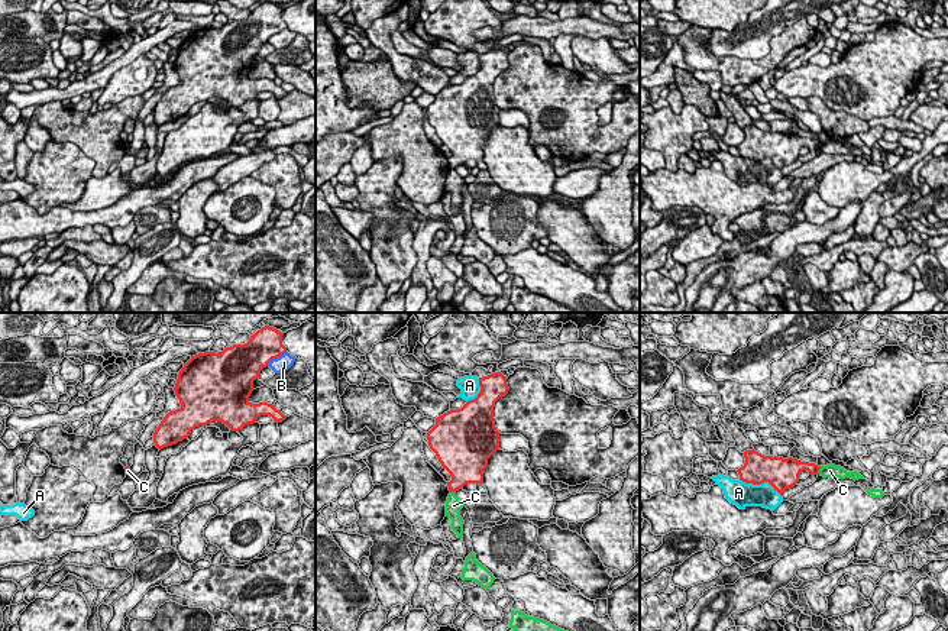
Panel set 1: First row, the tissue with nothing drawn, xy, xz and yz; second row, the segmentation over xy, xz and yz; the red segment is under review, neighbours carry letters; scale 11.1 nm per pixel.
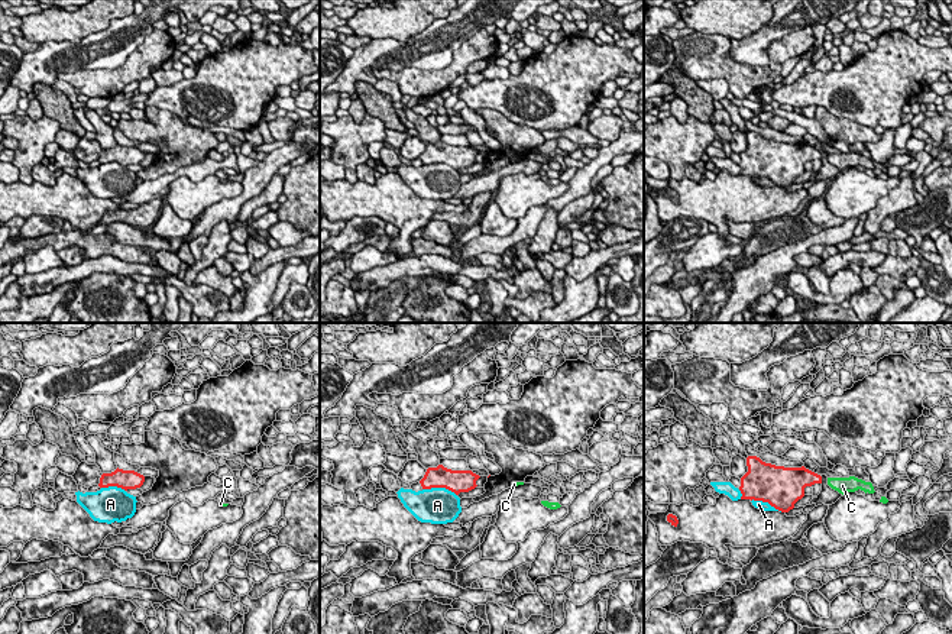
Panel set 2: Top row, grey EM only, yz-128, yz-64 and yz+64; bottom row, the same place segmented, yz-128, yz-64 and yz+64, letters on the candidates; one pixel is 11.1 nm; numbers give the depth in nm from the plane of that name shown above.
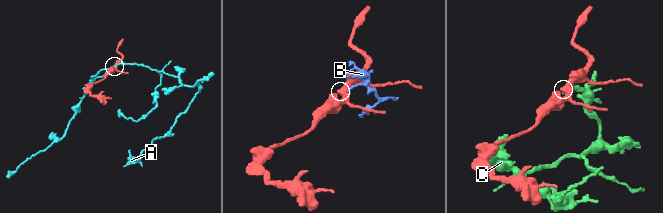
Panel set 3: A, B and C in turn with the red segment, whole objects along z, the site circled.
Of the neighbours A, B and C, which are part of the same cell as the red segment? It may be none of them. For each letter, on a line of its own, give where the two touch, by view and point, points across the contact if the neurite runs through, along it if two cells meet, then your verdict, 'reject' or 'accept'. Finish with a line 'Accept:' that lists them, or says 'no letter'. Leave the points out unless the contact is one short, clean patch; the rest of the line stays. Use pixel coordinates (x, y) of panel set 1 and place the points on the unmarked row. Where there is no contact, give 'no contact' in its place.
A: contact yz (760, 159); reject
B: contact xy (275, 34); reject
C: contact yz (818, 146); border yz (821, 142), (818, 149); reject
Accept: no letter

